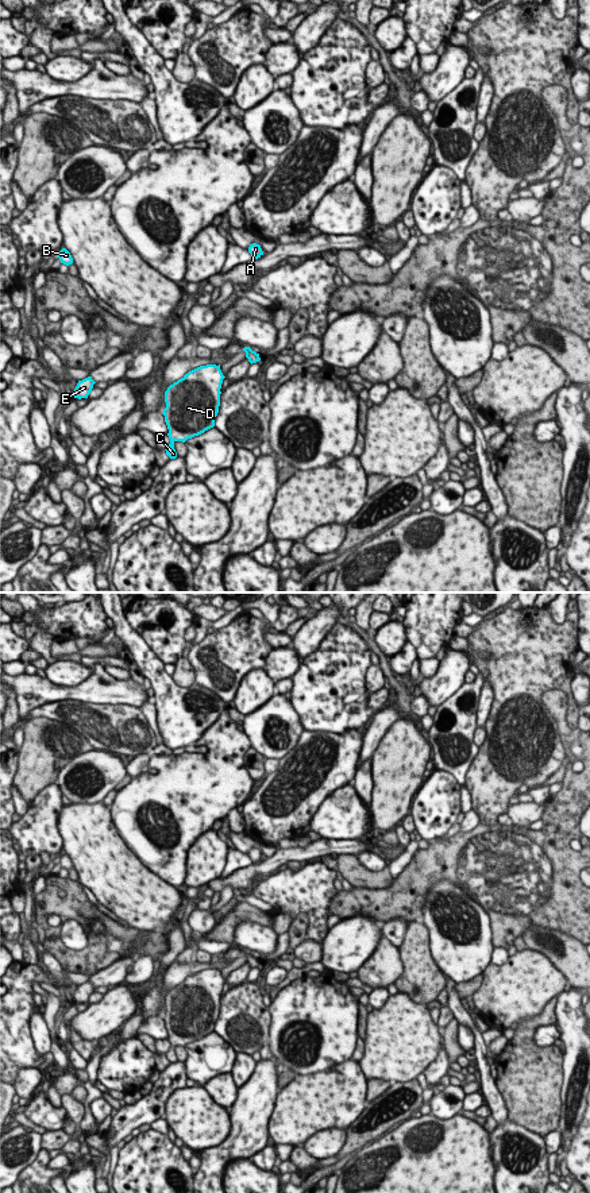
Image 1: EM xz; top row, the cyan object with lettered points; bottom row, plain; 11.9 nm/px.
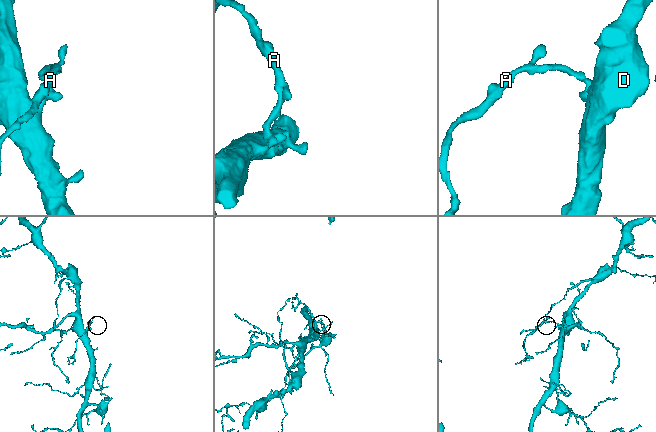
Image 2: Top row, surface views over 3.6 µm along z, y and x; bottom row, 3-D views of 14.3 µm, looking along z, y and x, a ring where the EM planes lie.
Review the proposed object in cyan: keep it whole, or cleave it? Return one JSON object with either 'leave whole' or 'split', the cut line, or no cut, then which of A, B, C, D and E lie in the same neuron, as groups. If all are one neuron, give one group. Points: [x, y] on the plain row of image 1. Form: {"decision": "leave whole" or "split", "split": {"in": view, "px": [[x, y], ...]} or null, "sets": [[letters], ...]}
{"decision": "leave whole", "split": null, "sets": [["A", "B", "C", "D", "E"]]}

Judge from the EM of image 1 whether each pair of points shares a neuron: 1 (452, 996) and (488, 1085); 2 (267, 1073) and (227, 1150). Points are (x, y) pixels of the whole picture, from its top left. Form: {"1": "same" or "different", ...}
{"1": "same", "2": "same"}

